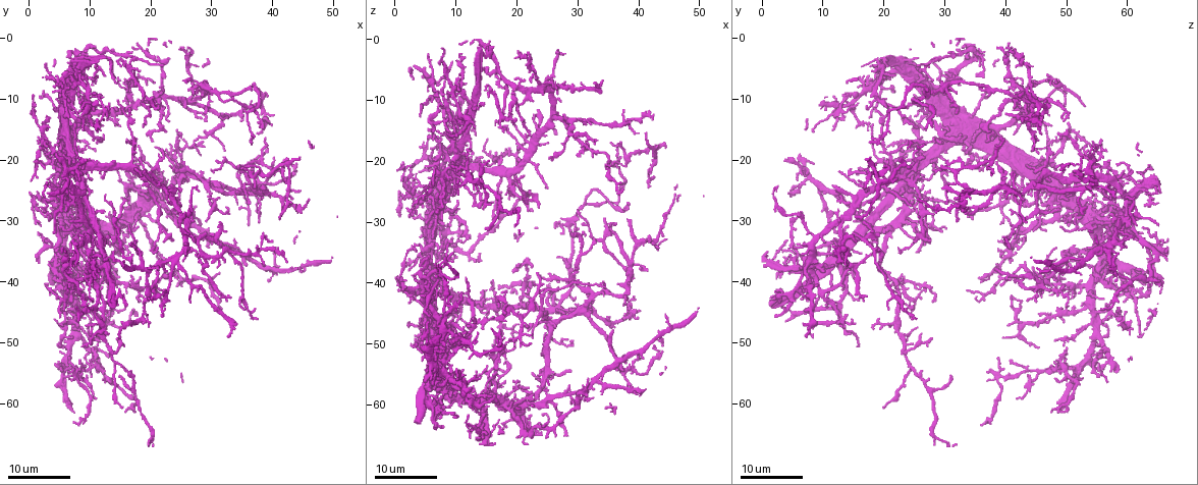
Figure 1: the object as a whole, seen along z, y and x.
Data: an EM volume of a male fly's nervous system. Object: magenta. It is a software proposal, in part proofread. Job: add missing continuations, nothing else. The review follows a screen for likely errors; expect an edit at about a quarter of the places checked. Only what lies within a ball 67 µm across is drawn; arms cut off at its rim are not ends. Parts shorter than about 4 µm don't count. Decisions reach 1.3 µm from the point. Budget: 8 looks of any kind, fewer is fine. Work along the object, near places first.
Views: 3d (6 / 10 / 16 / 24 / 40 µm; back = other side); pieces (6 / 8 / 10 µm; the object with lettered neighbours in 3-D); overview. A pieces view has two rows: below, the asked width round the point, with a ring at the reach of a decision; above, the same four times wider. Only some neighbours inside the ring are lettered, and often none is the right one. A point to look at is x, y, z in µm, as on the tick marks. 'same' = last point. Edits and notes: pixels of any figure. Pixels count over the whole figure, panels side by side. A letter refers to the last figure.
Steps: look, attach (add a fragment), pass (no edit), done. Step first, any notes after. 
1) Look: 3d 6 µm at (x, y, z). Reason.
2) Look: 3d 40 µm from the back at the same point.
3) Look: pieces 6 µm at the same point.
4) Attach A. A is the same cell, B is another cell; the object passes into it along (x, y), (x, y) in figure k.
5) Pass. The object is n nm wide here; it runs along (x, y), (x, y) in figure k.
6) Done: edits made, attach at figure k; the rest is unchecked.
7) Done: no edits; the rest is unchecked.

Look: 3d 16 µm at (23.5, 33.5, 27.5). An open end.

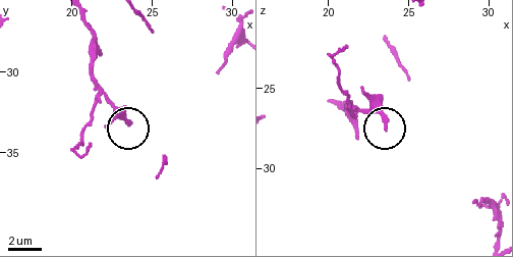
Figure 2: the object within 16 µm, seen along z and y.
Look: pieces 6 µm at (23.7, 33.2, 27.4). What lies round it.

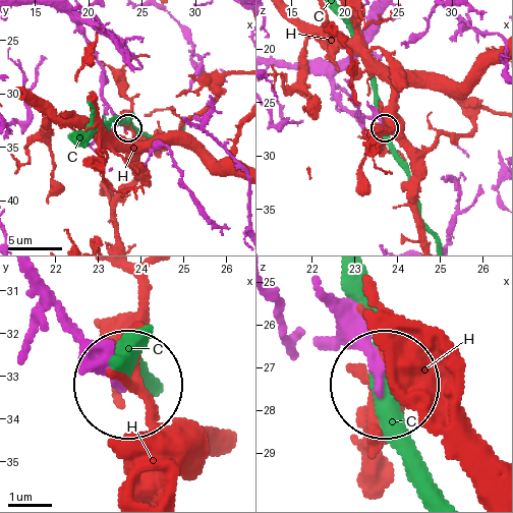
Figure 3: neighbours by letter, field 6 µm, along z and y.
Pass. C and H are other cells; it runs along (32, 278), (123, 384) in figure 3; no lettered fragment goes on from it.

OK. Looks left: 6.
Look: 3d 24 µm at (27.0, 9.0, 32.0). Tapers out.

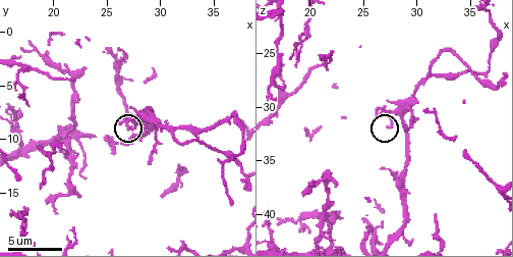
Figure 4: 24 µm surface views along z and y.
Look: 3d 10 µm at (27.6, 9.2, 31.8). Closer look.

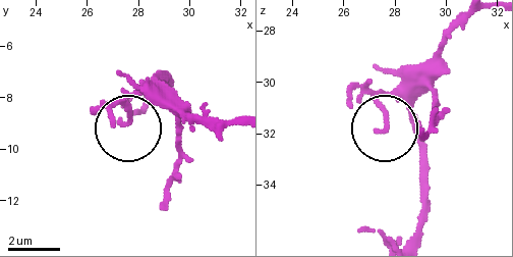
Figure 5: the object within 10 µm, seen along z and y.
Look: pieces 6 µm at (27.4, 9.0, 31.9).

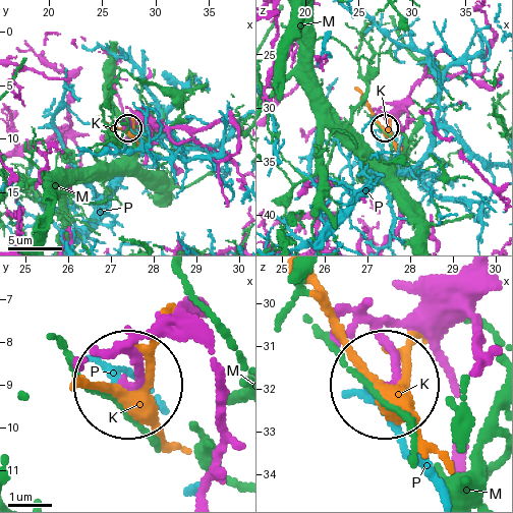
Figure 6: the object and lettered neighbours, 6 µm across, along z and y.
Pass. K, M and P are other cells; no lettered fragment goes on from it.

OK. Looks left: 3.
Look: 3d 16 µm at (23.5, 24.0, 11.5). An open end.

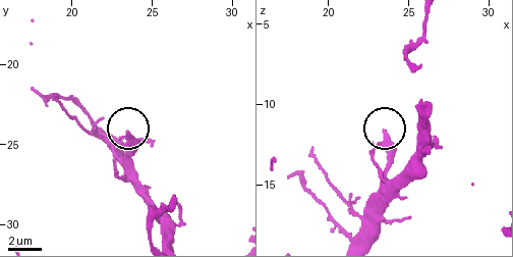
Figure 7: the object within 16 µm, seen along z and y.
Look: 3d 6 µm at (23.5, 24.2, 11.7).

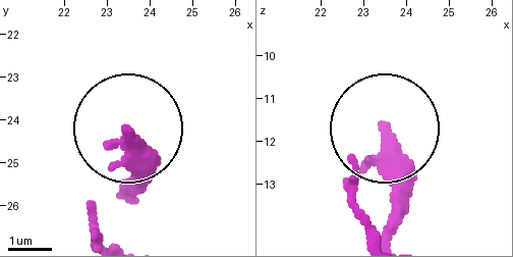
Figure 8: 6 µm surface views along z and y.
Look: pieces 6 µm at (23.45, 24.30, 11.70). What lies round it.

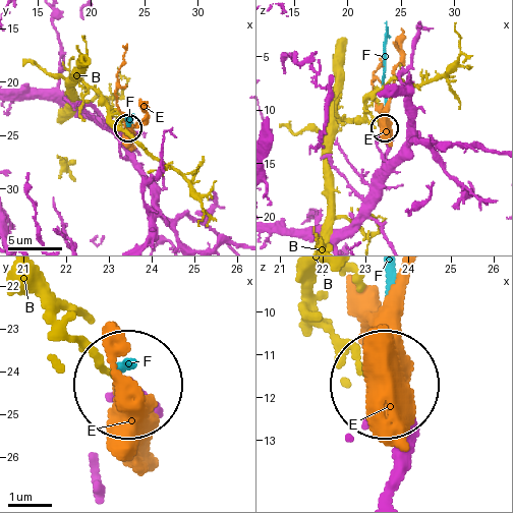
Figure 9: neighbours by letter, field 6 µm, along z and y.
Pass. B, E and F are other cells; no lettered fragment goes on from it.

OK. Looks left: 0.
Done: no edits; the rest is unchecked.

